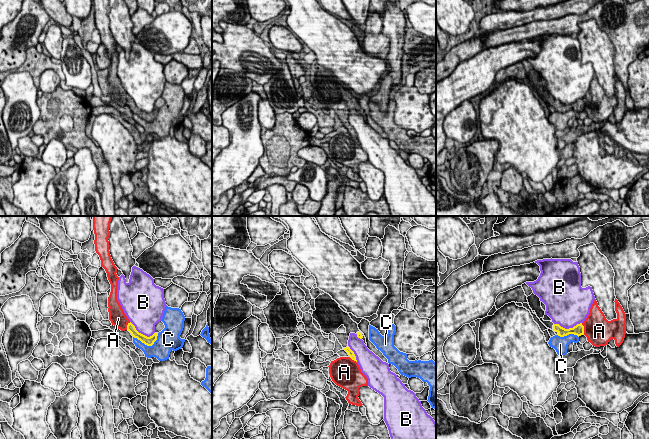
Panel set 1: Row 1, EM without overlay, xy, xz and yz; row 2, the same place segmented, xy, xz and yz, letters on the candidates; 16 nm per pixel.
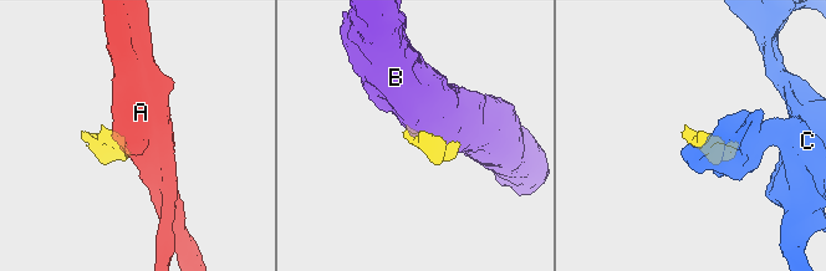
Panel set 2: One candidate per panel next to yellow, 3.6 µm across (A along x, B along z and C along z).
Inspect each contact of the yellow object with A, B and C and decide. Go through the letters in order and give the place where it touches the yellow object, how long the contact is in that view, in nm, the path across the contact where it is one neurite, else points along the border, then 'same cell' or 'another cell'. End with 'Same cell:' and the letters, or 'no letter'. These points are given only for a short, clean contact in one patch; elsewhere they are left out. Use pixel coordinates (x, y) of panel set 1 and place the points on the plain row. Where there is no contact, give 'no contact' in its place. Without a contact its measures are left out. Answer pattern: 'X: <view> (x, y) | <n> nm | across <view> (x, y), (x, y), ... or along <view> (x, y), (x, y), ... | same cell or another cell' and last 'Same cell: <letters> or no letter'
A: yz (583, 105) | 200 nm | along yz (581, 99), (584, 110) | another cell
B: yz (567, 105) | 440 nm | another cell
C: xy (148, 121) | 420 nm | another cell
Same cell: no letter

